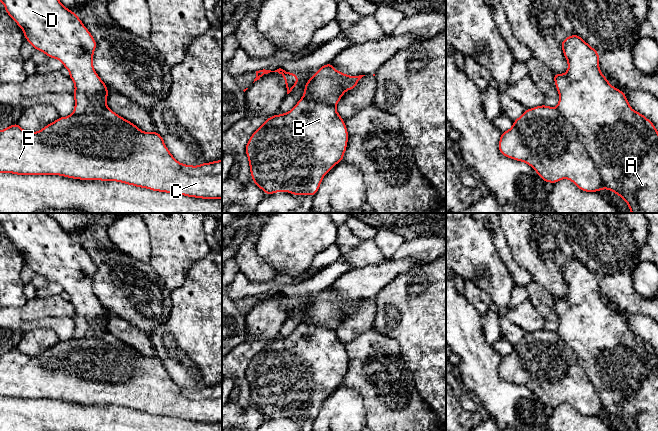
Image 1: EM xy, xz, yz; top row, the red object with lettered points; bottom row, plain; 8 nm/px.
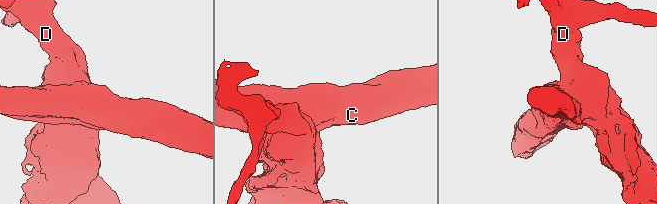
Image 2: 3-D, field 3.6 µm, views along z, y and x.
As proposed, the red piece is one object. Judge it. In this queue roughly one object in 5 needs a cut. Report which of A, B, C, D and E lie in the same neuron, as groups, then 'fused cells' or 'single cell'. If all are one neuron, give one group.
groups A B D / C E; fused cells

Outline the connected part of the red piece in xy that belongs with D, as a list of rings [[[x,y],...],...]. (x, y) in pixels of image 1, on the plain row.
[[[0,213],[0,225],[3,227],[6,237],[22,252],[25,264],[29,265],[35,274],[42,275],[49,282],[60,284],[63,291],[68,293],[69,301],[75,309],[73,338],[96,337],[107,332],[109,313],[93,292],[93,277],[97,268],[77,238],[66,232],[48,213]]]

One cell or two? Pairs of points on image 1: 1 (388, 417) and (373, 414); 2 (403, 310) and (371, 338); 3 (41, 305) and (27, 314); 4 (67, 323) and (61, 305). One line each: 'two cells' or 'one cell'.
1: one cell
2: two cells
3: one cell
4: two cells

